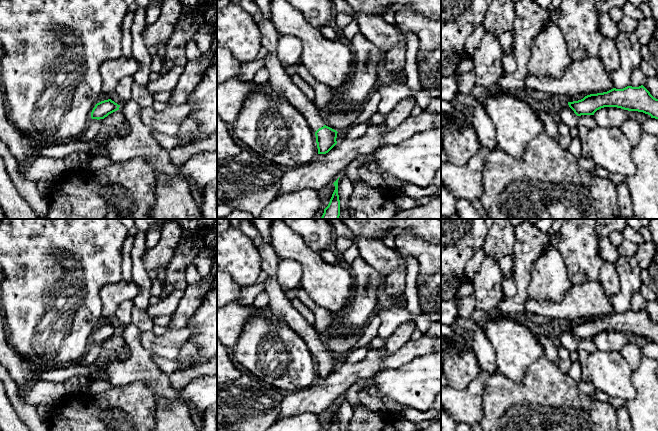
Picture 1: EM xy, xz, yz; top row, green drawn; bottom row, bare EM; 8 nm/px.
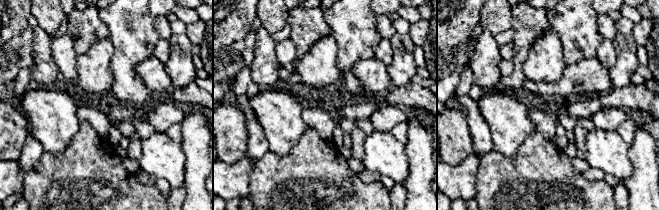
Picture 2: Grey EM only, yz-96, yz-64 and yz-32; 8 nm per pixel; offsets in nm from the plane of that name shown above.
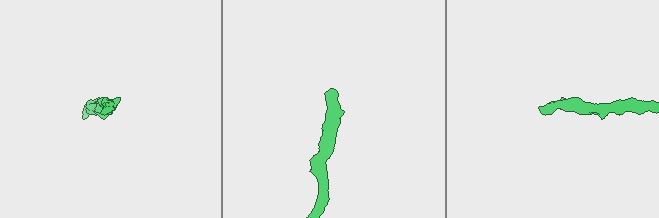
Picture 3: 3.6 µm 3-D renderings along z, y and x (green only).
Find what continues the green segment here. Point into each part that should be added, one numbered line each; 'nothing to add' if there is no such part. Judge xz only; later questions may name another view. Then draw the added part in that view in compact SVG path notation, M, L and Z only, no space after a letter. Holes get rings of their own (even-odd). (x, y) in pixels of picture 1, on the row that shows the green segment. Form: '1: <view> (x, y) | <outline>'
1: xz (279, 79) | M240 0L239 5L253 17L261 32L261 46L268 51L265 58L265 67L269 72L268 83L284 94L286 101L302 113L310 128L316 132L325 125L325 115L293 84L291 76L280 64L276 52L280 34L274 24L262 14L254 0Z

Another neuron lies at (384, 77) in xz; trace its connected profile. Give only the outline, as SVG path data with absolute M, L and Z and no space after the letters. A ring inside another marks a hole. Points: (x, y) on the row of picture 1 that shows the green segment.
M379 48L380 51L380 61L378 64L378 73L376 80L376 90L379 90L382 86L391 85L394 81L399 83L406 83L406 73L404 69L397 71L394 75L392 75L385 67L385 54L386 49Z

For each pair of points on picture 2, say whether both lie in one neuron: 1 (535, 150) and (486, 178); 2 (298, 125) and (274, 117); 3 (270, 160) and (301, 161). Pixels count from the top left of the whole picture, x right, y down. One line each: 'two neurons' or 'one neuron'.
1: one neuron
2: one neuron
3: one neuron

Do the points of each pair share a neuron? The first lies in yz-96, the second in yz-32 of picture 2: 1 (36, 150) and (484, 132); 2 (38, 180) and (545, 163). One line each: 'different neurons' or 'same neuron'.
1: same neuron
2: same neuron

